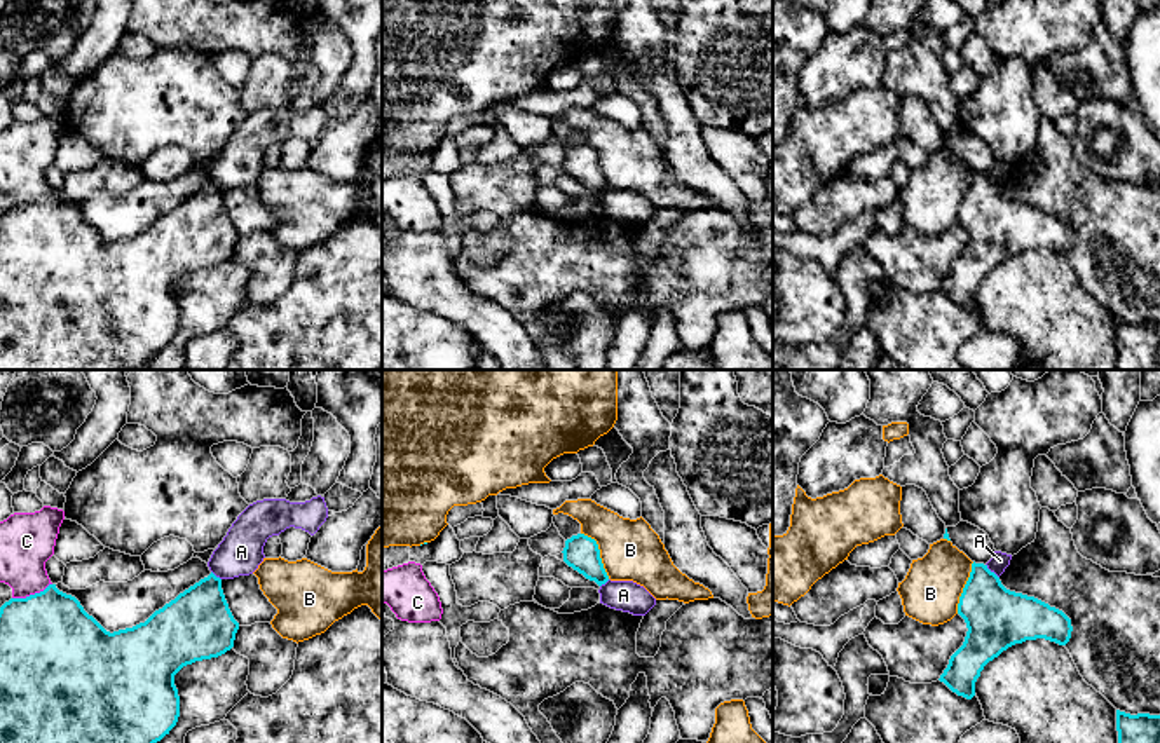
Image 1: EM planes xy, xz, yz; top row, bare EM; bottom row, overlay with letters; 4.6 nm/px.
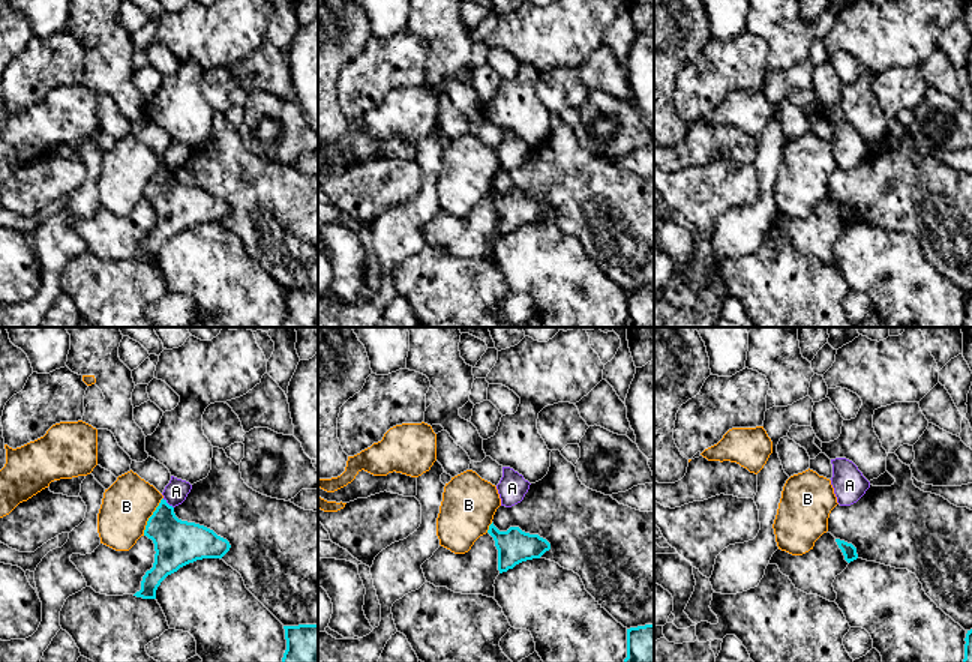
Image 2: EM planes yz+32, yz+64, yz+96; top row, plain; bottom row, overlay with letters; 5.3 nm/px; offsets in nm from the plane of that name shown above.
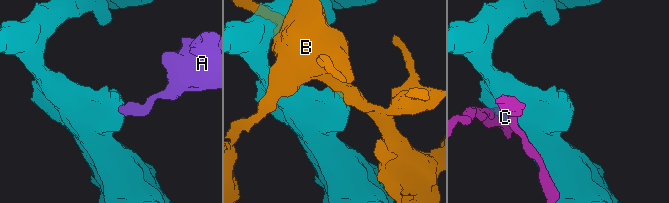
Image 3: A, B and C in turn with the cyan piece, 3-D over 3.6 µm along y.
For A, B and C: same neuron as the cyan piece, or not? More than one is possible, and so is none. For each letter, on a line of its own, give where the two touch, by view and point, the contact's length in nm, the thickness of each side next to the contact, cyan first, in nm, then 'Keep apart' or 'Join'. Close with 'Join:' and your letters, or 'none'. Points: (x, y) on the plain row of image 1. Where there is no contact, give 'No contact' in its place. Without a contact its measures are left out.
A: Touches cyan at yz (989, 180). Shared border 90 nm. Thickness 280 nm (cyan) against 80 nm. Keep apart
B: Touches cyan at xz (599, 163). Shared border 260 nm. Thickness 160 nm (cyan) against 280 nm. Keep apart
C: Touches cyan at xy (32, 204). Shared border 200 nm. Thickness 460 nm (cyan) against 260 nm. Keep apart
Join: none

